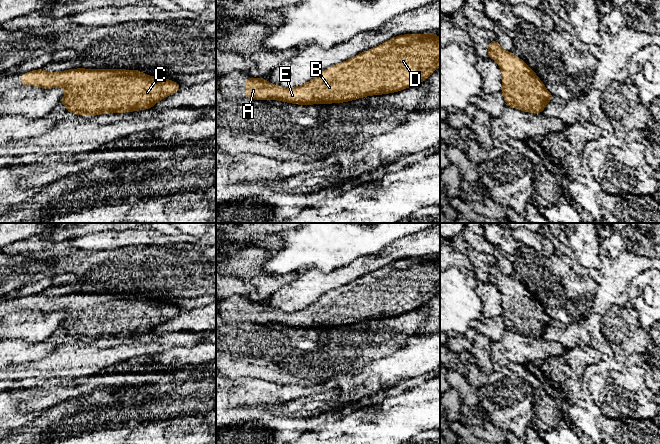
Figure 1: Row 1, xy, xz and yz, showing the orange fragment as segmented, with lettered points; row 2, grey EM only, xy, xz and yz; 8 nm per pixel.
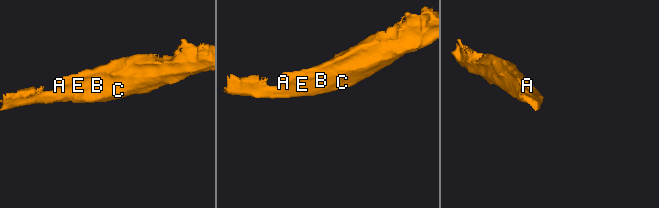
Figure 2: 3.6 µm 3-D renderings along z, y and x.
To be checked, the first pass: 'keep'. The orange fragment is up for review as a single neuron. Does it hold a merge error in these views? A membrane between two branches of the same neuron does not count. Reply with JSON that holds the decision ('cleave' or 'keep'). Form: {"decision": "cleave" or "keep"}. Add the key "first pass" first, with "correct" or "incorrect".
{"first pass": "correct", "decision": "keep"}

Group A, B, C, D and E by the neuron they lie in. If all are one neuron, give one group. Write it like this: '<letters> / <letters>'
A B C D E

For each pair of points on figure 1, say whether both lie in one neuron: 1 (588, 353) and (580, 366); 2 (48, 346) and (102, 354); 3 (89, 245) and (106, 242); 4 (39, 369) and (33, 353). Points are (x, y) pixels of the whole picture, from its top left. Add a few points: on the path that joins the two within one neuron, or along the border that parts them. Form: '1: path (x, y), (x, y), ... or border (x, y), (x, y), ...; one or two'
1: path (585, 356), (580, 363); one
2: border (62, 342), (50, 352), (35, 360); two
3: path (93, 242), (102, 242); one
4: border (56, 347), (44, 356), (34, 360); two

